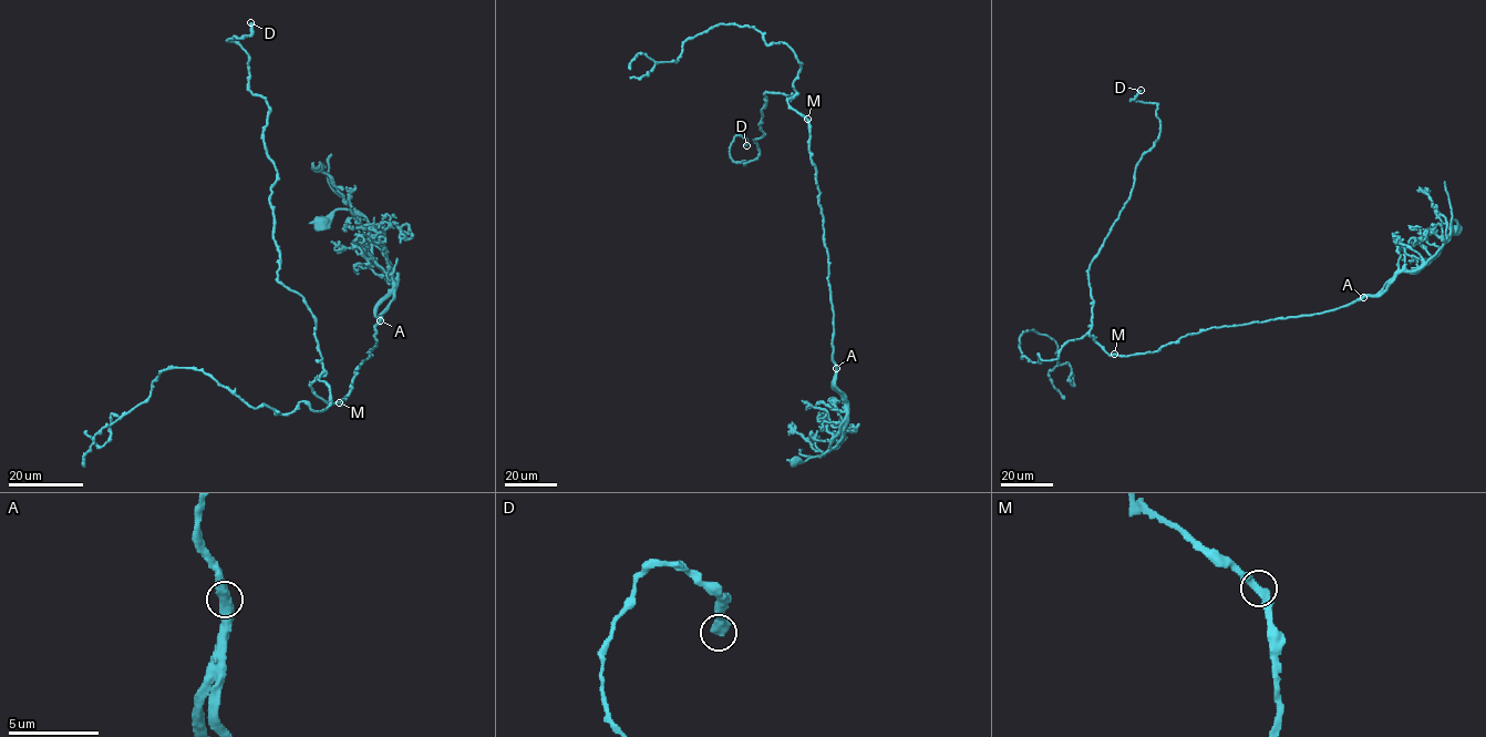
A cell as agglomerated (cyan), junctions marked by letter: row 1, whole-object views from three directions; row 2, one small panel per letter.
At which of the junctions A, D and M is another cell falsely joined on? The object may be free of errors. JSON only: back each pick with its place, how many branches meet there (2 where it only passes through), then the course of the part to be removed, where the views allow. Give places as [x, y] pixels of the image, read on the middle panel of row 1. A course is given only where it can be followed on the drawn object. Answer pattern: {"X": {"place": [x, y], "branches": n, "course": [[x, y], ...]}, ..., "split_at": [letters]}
{"A": {"place": [836, 368], "branches": 2, "course": [[836, 368], [835, 386], [845, 396], [847, 413], [823, 454], [803, 456], [800, 453], [802, 449]]}, "split_at": ["A"]}

